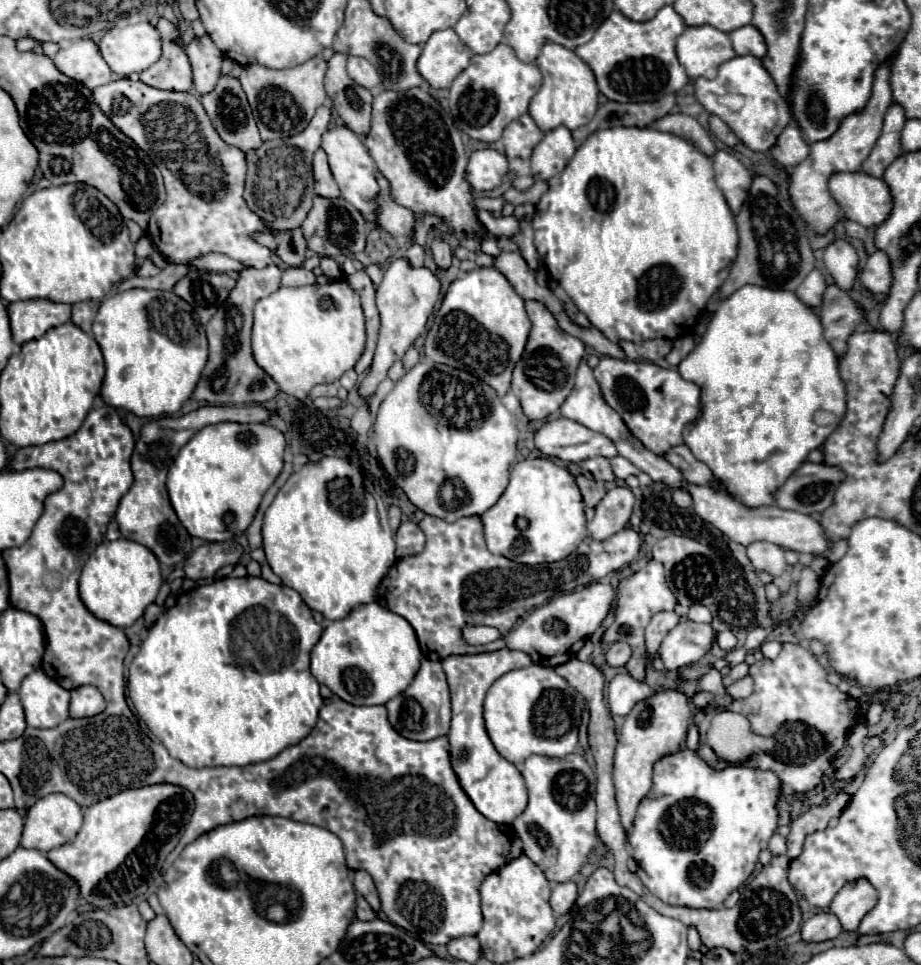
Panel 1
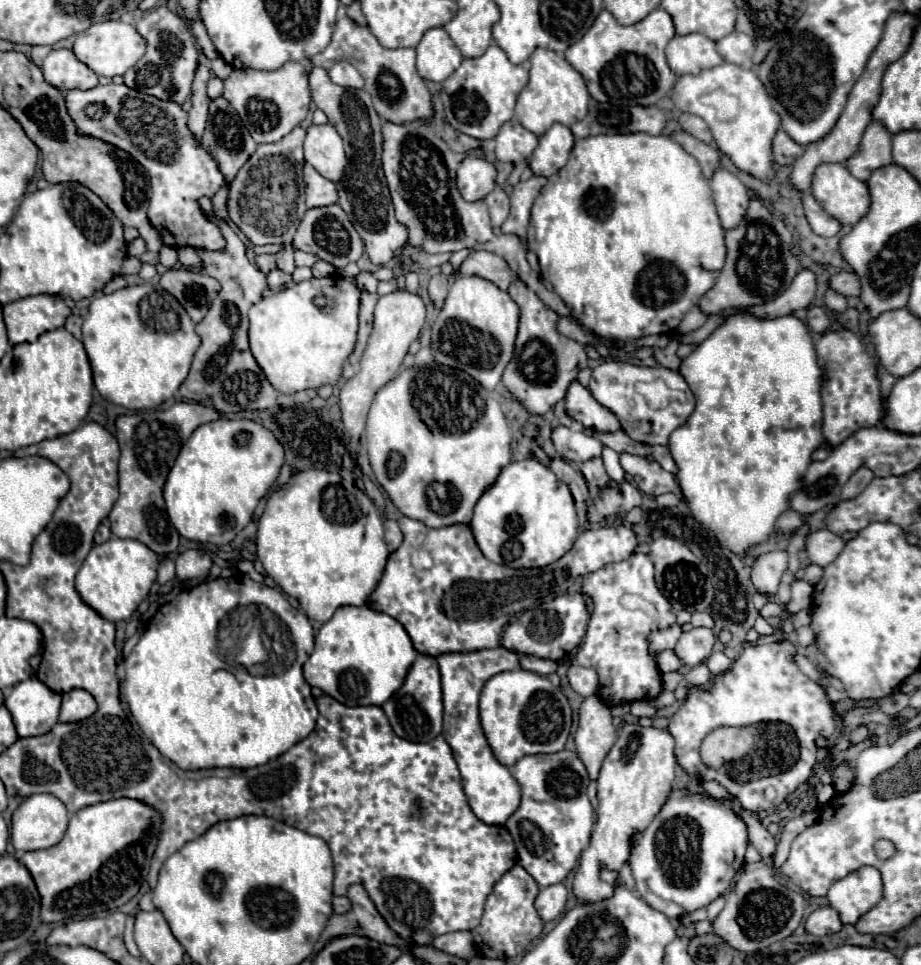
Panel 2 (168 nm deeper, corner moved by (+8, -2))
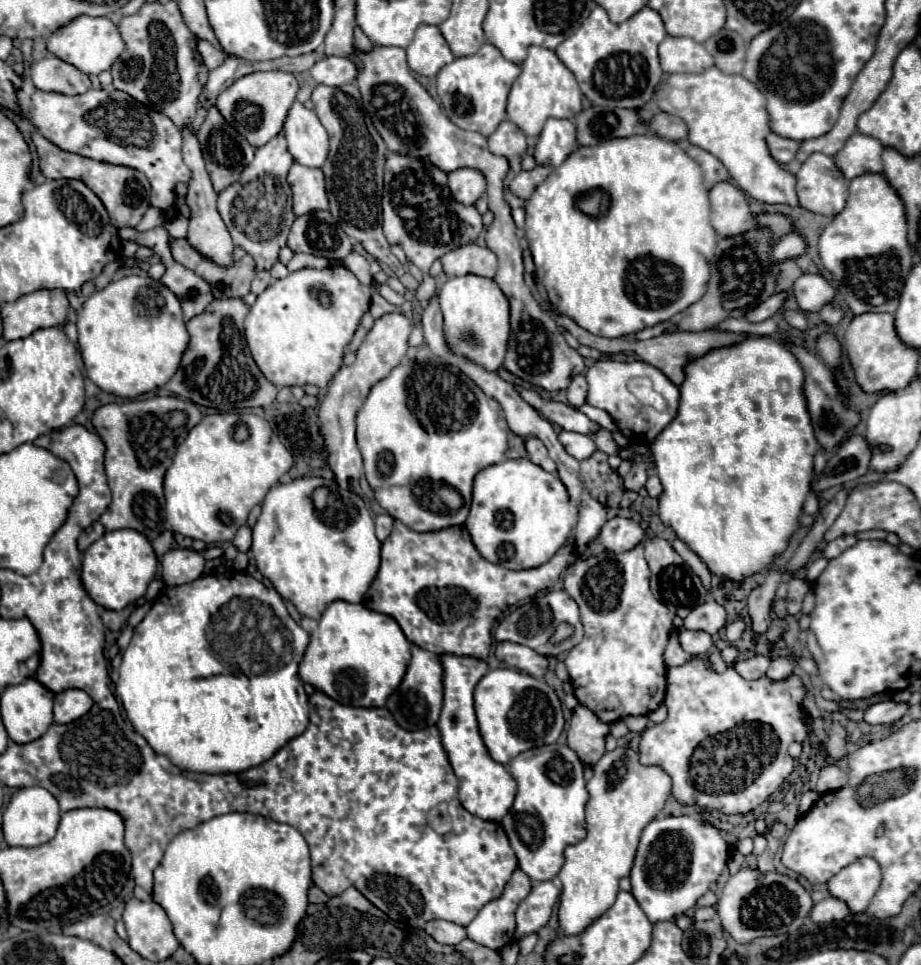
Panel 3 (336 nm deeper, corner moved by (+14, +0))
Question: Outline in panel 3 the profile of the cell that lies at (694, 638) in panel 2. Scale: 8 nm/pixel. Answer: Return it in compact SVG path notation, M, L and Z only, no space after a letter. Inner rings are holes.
M679 630L679 644L685 652L693 654L693 656L705 656L711 646L713 640L707 632L695 632L695 630Z

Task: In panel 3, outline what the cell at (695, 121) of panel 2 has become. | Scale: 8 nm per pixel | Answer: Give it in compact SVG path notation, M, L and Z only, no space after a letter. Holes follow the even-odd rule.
M659 112L657 116L651 118L651 130L665 138L665 140L685 140L687 134L689 134L689 128L687 124L679 118L679 116L673 116L673 114L667 114L667 112Z

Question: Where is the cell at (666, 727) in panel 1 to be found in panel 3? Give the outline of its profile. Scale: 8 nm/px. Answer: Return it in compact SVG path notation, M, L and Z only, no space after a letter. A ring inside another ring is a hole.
M617 746L615 750L605 752L593 766L593 778L587 782L587 792L587 836L565 850L565 864L559 872L563 882L559 924L565 934L579 934L615 902L619 880L627 876L633 866L641 830L663 810L671 796L671 778L659 766L641 764L639 752L631 746Z

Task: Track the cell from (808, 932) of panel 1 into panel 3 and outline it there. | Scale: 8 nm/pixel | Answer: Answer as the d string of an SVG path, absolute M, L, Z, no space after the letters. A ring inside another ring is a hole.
M827 896L825 900L821 900L819 904L813 906L809 918L811 918L815 924L827 924L827 922L843 920L847 914L849 914L849 908L845 906L845 902L833 898L833 896Z

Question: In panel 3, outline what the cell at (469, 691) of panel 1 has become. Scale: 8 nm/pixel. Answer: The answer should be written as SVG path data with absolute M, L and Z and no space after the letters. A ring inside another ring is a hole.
M443 654L443 710L441 710L441 738L443 746L449 754L449 762L459 780L459 800L467 812L479 816L483 820L501 822L501 818L513 806L517 784L503 764L495 762L477 728L477 718L473 710L473 688L475 684L489 672L487 660L471 658L471 656L455 656Z

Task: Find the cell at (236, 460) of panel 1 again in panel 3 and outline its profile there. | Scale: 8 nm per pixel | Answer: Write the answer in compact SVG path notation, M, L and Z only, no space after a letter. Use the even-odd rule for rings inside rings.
M211 414L187 434L185 442L177 448L171 466L165 474L165 514L167 522L175 532L189 536L193 540L203 540L205 544L225 544L231 542L237 530L245 524L253 506L261 504L267 490L279 482L279 478L293 466L289 450L279 442L277 434L271 430L265 418L255 414ZM243 424L249 432L245 440L235 440L235 428Z

